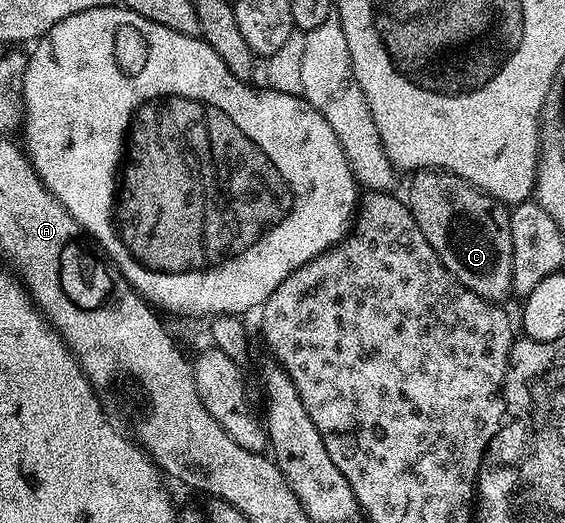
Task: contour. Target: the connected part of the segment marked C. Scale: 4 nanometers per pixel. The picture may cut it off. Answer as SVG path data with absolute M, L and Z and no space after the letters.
M431 168L411 175L406 201L412 209L422 236L430 240L430 248L438 252L438 260L458 279L487 302L503 303L504 297L512 294L512 265L514 264L514 244L510 240L510 210L505 203L496 201L484 190L470 185L465 178Z

